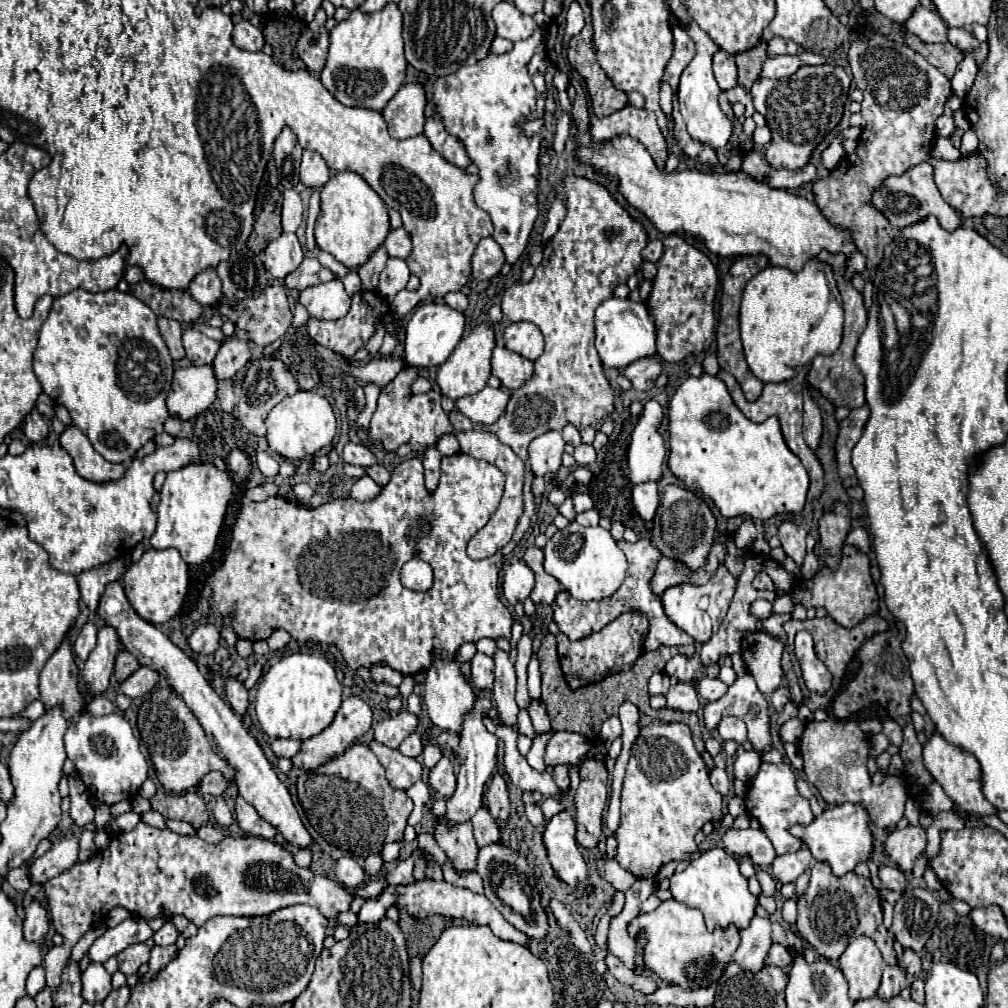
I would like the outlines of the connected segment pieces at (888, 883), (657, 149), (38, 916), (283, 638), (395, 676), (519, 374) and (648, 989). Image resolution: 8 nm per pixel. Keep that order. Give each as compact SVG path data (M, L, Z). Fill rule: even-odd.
M879 867L879 879L887 889L903 891L905 887L905 875L897 867Z
M627 105L621 111L615 111L607 117L601 117L601 119L597 119L591 113L591 135L595 141L609 139L619 133L627 133L627 135L633 135L635 139L639 139L647 147L647 151L651 153L657 167L665 169L667 141L663 139L661 131L659 131L657 117L653 111Z
M33 901L29 905L29 909L27 909L23 935L25 935L27 941L35 941L35 943L41 943L43 945L47 931L49 931L49 915L47 915L47 909L39 901Z
M277 629L277 631L273 631L273 635L267 639L267 645L269 645L269 649L277 651L277 649L283 649L289 641L291 641L291 635L289 635L285 629Z
M377 665L377 667L371 667L371 675L373 675L373 681L385 681L385 683L389 683L389 685L393 685L393 687L399 687L399 683L401 683L401 679L403 679L403 675L401 673L397 673L397 671L393 671L391 667L387 667L387 665Z
M501 345L493 349L493 359L491 359L491 373L501 379L501 383L507 389L517 389L521 387L533 373L533 363L519 353L513 353Z
M609 953L609 955L605 957L605 963L607 963L607 967L611 969L611 973L615 975L615 979L617 979L619 983L629 985L631 989L641 991L643 995L651 995L651 993L655 993L655 991L659 989L659 985L657 985L655 979L651 979L651 977L647 977L647 975L635 971L635 969L627 969L613 953Z

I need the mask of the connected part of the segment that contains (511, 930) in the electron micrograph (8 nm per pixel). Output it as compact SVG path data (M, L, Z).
M425 879L421 883L415 883L415 885L399 885L399 887L393 887L389 885L387 887L389 891L399 891L399 901L397 901L397 907L405 909L409 915L413 917L429 917L433 913L439 913L439 915L449 915L449 917L459 917L459 919L467 919L471 923L477 923L477 925L489 925L491 931L503 939L503 941L513 941L517 945L523 945L523 947L529 947L529 939L517 931L513 925L509 925L503 915L489 903L489 899L485 899L485 895L477 895L465 887L455 887L447 881L435 881L435 879Z

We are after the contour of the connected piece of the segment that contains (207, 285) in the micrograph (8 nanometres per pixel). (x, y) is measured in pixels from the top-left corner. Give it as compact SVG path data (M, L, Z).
M209 269L193 279L189 285L189 293L193 295L195 301L199 301L203 307L211 307L219 303L223 291L221 291L221 279L217 277L215 269Z

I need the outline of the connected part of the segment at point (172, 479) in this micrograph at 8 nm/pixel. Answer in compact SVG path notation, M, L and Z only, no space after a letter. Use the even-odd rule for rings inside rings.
M189 465L181 471L167 473L157 507L157 529L149 543L153 549L175 547L189 567L205 563L215 551L227 505L233 495L233 481L213 465Z

